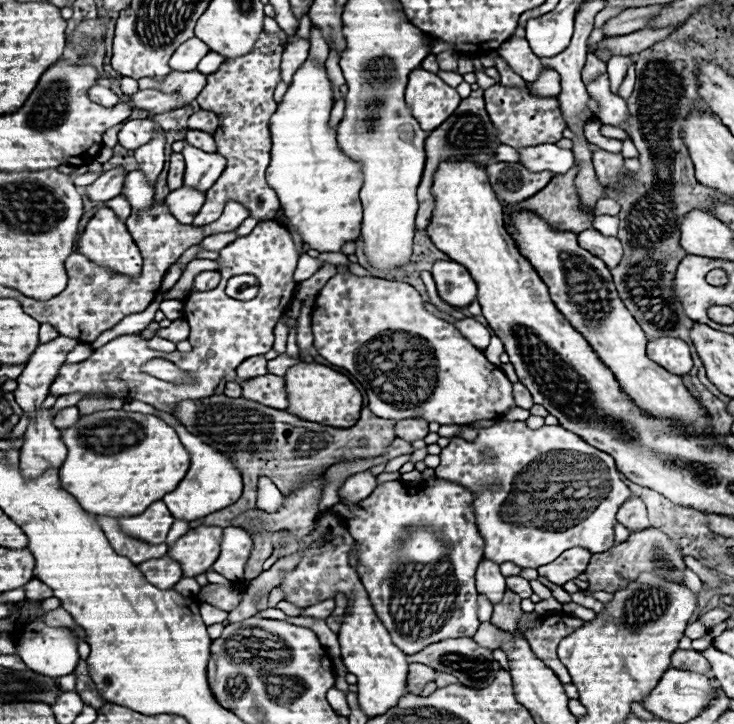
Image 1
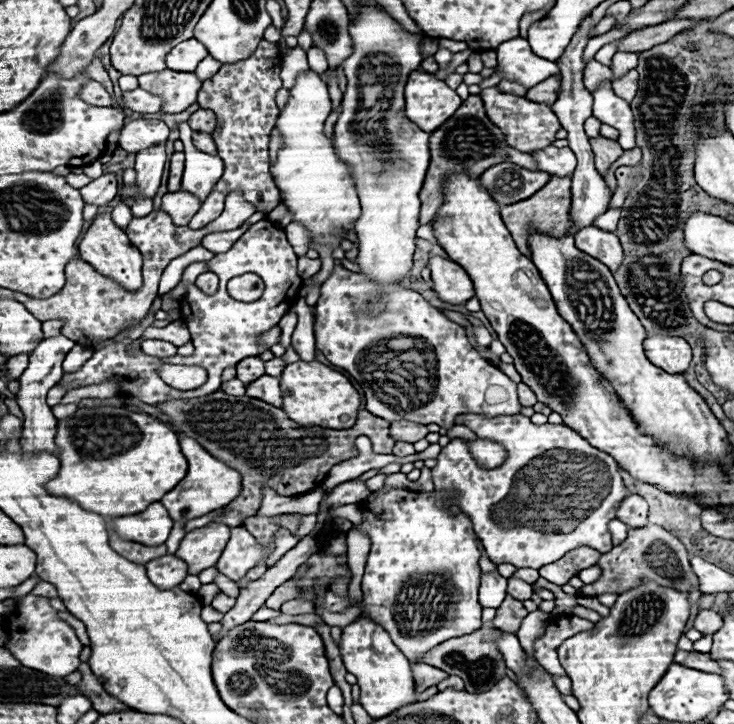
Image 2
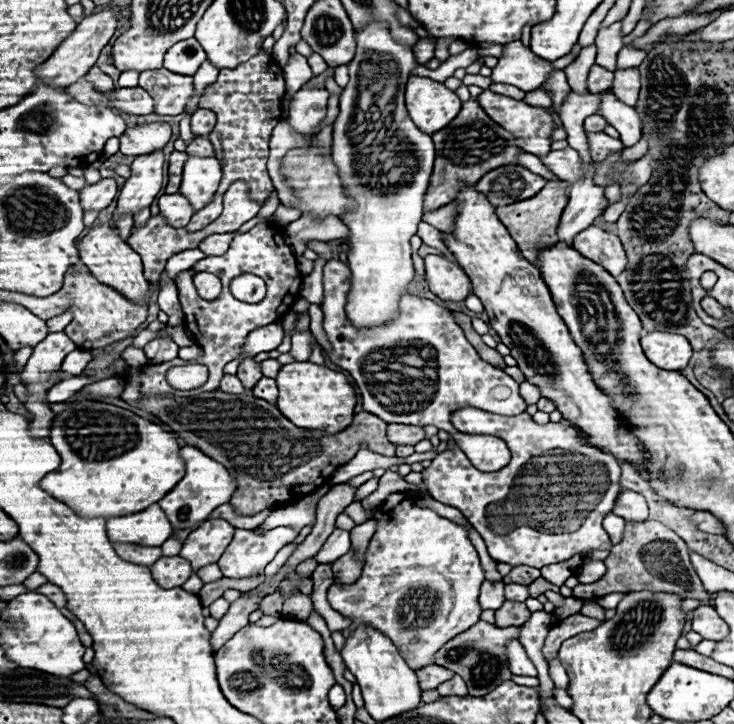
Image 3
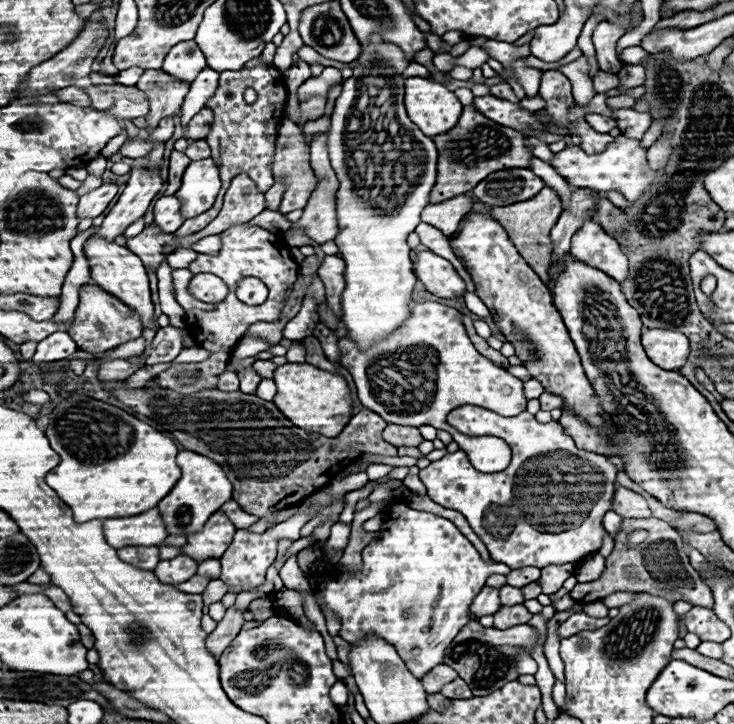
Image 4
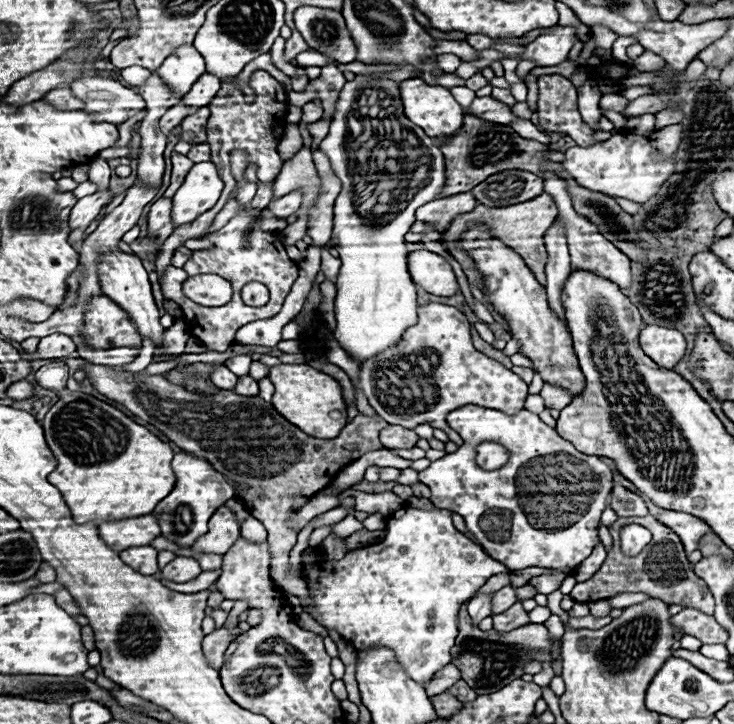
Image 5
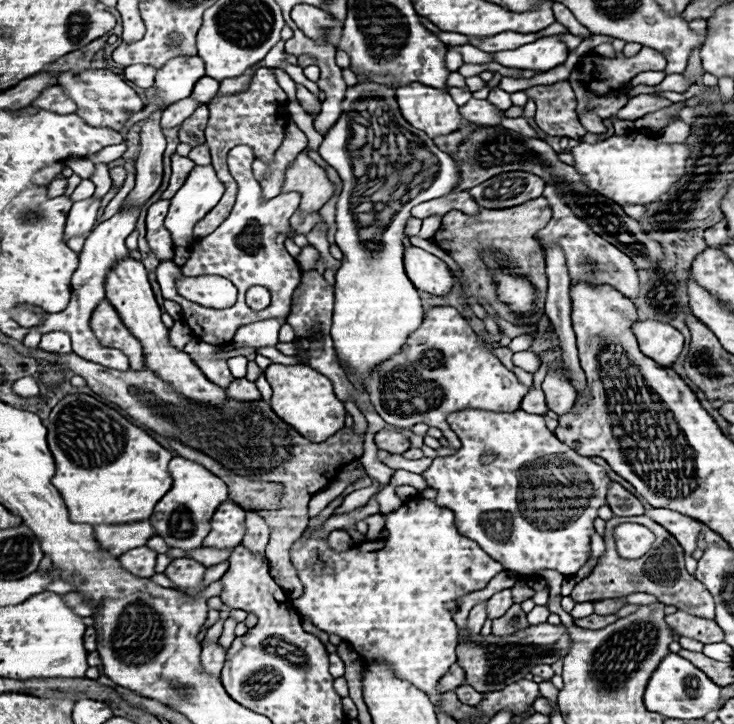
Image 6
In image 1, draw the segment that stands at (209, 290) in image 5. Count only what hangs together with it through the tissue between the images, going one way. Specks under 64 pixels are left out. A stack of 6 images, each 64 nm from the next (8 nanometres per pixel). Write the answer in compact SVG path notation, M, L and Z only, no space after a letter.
M216 270L200 272L200 274L194 278L192 292L208 292L208 290L216 288L218 282L220 282L220 272L216 272Z

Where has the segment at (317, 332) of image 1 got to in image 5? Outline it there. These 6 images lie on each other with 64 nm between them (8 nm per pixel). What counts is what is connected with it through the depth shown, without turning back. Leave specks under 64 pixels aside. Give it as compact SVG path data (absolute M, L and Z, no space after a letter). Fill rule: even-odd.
M322 248L322 274L324 274L324 278L336 284L338 272L340 272L340 258L330 256L330 254ZM436 302L418 306L418 322L400 336L398 344L358 362L358 368L358 388L374 412L388 424L400 424L404 428L430 424L432 428L444 430L458 446L464 440L446 424L450 410L476 404L504 414L516 414L524 410L528 396L526 382L472 346L468 318L454 306ZM482 442L476 446L476 464L484 470L498 470L508 462L510 454L504 450L504 446L494 442Z

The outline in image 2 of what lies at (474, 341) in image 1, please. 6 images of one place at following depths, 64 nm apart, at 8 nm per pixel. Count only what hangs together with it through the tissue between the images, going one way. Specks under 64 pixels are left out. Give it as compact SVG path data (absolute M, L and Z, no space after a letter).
M472 324L470 328L472 328L472 334L474 334L478 346L490 346L492 336L490 336L490 332L488 332L484 326L474 326L474 324Z

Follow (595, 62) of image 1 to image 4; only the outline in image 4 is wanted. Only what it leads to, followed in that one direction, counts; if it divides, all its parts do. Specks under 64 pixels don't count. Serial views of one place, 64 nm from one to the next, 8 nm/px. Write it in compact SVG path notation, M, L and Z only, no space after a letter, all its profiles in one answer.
M596 70L594 76L592 76L592 82L594 82L594 90L596 92L608 92L608 90L618 86L616 74L608 74L604 70Z

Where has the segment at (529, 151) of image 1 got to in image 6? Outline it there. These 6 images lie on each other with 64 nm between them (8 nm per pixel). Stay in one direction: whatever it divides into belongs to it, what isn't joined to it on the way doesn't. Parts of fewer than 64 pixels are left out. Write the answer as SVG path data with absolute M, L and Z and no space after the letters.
M648 134L610 136L596 144L578 144L570 150L574 156L574 168L582 174L584 184L602 196L608 196L620 206L626 204L650 204L660 198L680 176L686 176L686 160L690 156L688 146L682 144L658 144Z

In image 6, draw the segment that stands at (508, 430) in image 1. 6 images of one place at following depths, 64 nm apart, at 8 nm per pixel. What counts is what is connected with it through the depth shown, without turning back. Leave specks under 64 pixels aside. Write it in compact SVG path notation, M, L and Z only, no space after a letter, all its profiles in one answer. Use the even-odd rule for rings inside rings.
M466 408L452 412L452 416L448 416L448 424L462 438L462 448L456 450L452 456L436 458L430 468L422 472L422 478L428 482L430 488L436 490L434 502L454 512L458 532L474 540L490 558L494 558L514 574L532 574L534 570L542 568L558 570L564 576L576 574L588 560L590 536L594 532L598 508L606 504L606 494L610 486L606 470L600 464L592 462L592 458L580 456L570 446L562 444L546 428L544 418L538 414L528 414L524 410L506 414ZM484 450L494 450L498 456L496 462L482 464L480 456Z

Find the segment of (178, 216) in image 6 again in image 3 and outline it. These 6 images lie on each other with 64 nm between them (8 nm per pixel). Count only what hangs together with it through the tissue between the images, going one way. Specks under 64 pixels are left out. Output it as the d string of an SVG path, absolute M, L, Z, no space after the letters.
M188 156L180 194L188 196L194 210L200 210L212 200L222 178L220 160L214 156Z

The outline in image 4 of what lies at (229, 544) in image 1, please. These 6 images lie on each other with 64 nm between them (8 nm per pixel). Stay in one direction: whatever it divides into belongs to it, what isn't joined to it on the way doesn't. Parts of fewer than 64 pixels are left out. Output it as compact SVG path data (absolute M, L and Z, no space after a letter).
M296 514L288 522L276 524L274 528L266 530L264 534L254 534L254 532L248 532L248 530L236 530L236 536L234 536L232 544L228 546L228 550L220 558L220 564L222 564L222 576L220 576L220 580L224 580L236 593L251 591L252 588L264 584L264 574L266 574L268 566L276 560L278 542L282 538L298 540L300 538L300 528L306 522L308 522L308 518L304 514Z

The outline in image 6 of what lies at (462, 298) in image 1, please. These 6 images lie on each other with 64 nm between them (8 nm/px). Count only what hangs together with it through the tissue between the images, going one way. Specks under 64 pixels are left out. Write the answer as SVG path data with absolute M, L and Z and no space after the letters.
M410 246L404 252L404 266L406 266L408 278L418 290L434 296L450 294L454 286L454 276L438 256L422 248Z

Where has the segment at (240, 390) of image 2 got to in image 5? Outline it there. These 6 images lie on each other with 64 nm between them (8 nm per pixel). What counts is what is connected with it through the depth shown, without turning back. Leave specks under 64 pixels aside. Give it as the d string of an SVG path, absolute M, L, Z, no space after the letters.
M220 366L210 374L210 380L220 390L232 390L236 386L236 382L238 382L238 376L234 372L230 372L226 366Z

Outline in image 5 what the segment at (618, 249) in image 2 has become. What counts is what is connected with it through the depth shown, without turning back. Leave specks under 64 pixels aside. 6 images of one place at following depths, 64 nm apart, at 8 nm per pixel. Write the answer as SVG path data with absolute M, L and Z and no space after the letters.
M544 172L544 190L548 194L552 194L552 198L556 200L558 206L558 220L564 220L566 226L566 236L568 236L568 250L570 250L570 258L572 258L572 268L584 268L590 272L596 272L608 280L614 280L620 288L628 288L628 284L632 282L632 274L630 274L630 260L628 256L624 256L610 240L606 240L596 224L592 224L590 220L586 220L584 216L576 214L570 196L568 196L568 182L564 178L560 178L554 172Z

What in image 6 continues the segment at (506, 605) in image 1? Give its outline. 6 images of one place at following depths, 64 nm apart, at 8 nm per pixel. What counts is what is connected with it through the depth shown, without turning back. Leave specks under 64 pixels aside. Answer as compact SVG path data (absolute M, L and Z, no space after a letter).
M512 604L504 616L492 622L492 632L496 632L496 636L508 636L508 632L518 632L524 626L528 626L526 612L520 608L520 604Z

